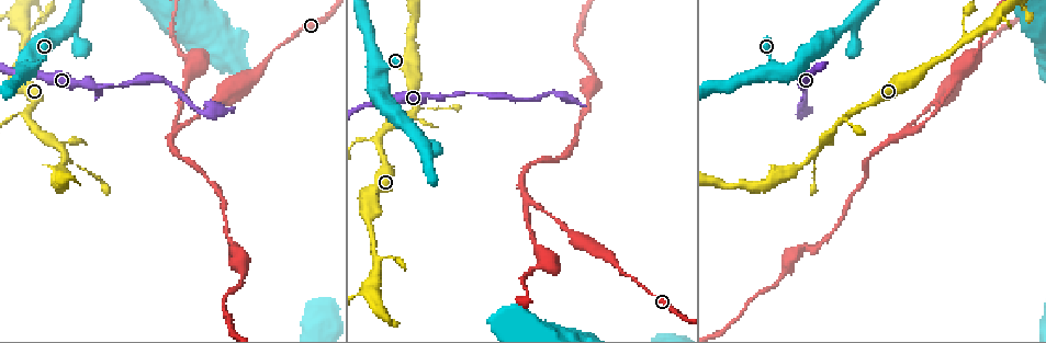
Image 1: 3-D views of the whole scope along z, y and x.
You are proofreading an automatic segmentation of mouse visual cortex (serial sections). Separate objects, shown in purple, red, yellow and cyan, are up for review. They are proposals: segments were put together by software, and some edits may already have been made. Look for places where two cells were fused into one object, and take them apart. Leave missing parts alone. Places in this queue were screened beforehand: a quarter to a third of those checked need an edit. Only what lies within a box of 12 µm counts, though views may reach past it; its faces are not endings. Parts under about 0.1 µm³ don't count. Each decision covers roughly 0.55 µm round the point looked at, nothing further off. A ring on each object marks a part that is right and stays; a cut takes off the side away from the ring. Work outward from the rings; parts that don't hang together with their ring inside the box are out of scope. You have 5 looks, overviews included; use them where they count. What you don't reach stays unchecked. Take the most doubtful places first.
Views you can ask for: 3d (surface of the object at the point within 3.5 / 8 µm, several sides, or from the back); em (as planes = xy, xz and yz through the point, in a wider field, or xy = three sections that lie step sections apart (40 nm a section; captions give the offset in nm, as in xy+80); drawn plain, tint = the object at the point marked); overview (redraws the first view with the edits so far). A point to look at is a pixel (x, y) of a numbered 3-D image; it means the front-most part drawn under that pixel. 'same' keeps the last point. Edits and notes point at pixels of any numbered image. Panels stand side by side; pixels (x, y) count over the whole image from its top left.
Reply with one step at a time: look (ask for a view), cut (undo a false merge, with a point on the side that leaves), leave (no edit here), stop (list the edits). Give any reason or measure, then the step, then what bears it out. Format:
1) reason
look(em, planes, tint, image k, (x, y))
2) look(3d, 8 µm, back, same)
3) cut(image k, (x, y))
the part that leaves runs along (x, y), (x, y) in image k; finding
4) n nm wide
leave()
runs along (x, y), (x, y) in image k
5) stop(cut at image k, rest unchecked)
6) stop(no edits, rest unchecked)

sharp bend
look(3d, 3.5 µm, image 1, (177, 128))

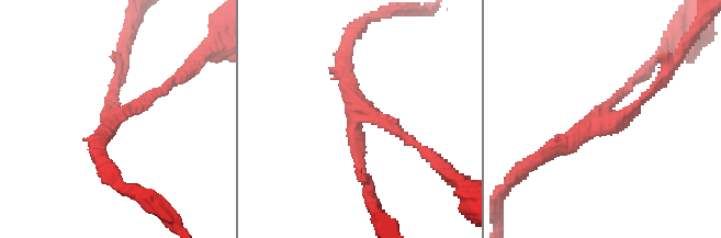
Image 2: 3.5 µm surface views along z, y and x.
need the tissue
look(em, xy, step 2, tint, image 2, (361, 108))

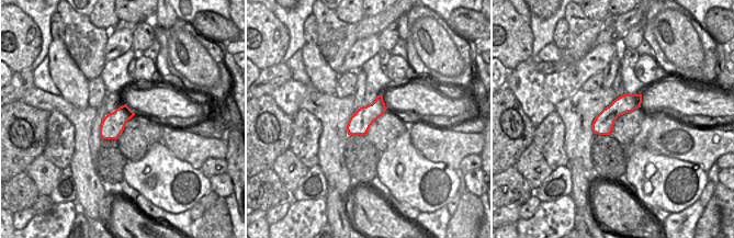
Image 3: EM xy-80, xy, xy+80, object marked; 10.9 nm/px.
arms of 150, 150, 250 nm
leave()
runs along (417, 144), (363, 108), (360, 167) in image 2; all the same cell

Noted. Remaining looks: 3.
three-way junction
look(3d, 3.5 µm, image 1, (382, 144))

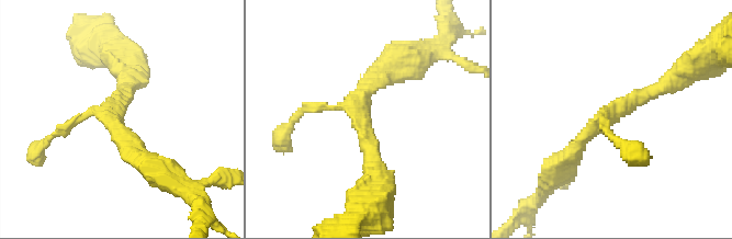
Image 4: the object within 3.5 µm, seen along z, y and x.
arms of 150, 250, 250 nm
leave()
runs along (671, 81), (595, 125), (564, 162) in image 4; all the same cell

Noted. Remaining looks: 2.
stop(no edits, rest unchecked)

